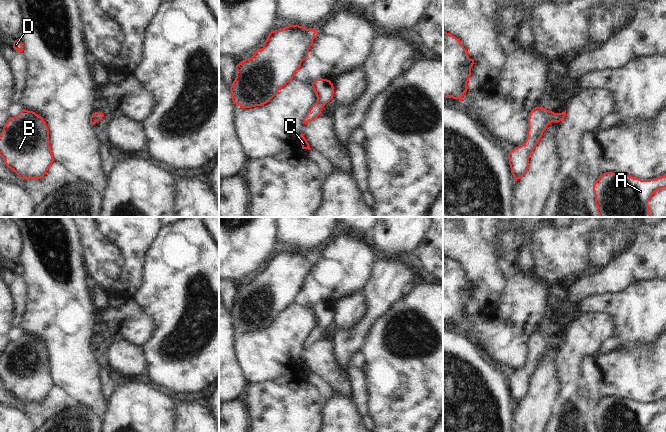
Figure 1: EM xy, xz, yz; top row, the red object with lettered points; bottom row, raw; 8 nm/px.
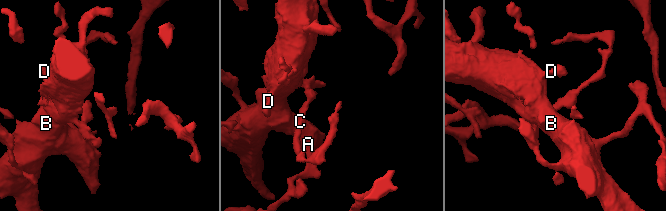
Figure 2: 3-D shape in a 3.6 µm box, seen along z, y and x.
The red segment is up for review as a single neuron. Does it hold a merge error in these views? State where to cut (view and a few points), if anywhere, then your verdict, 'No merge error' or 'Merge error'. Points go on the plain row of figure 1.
No split. No merge error.

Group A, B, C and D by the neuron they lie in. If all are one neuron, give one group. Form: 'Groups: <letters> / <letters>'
Groups: A B C D.

